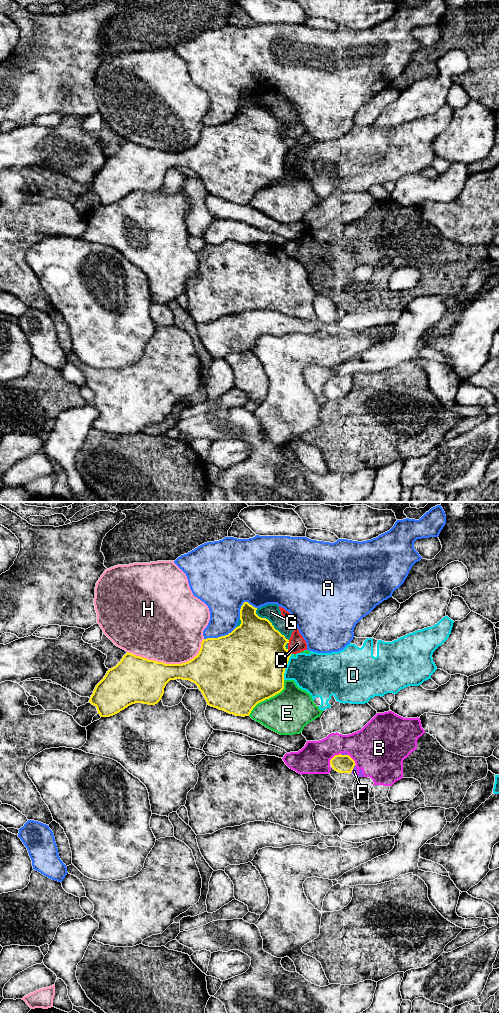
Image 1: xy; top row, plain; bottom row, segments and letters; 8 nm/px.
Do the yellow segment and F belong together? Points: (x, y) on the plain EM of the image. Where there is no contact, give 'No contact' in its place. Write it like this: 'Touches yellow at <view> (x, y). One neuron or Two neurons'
Touches yellow at xy (353, 255). Two neurons

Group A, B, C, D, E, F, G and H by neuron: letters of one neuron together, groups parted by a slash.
A / B F / C G / D / E / H

